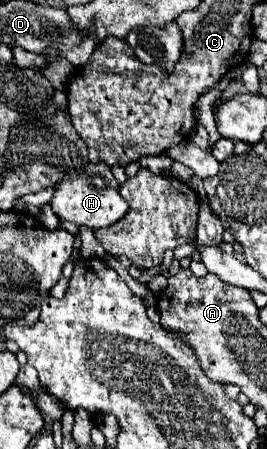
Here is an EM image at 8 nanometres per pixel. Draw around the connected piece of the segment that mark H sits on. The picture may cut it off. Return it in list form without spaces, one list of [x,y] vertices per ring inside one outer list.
[[[87,164],[85,172],[75,180],[61,180],[57,184],[57,192],[51,200],[53,212],[77,226],[89,226],[89,228],[101,228],[111,226],[117,222],[123,214],[127,214],[127,200],[119,196],[119,182],[115,180],[111,166],[107,164]]]

